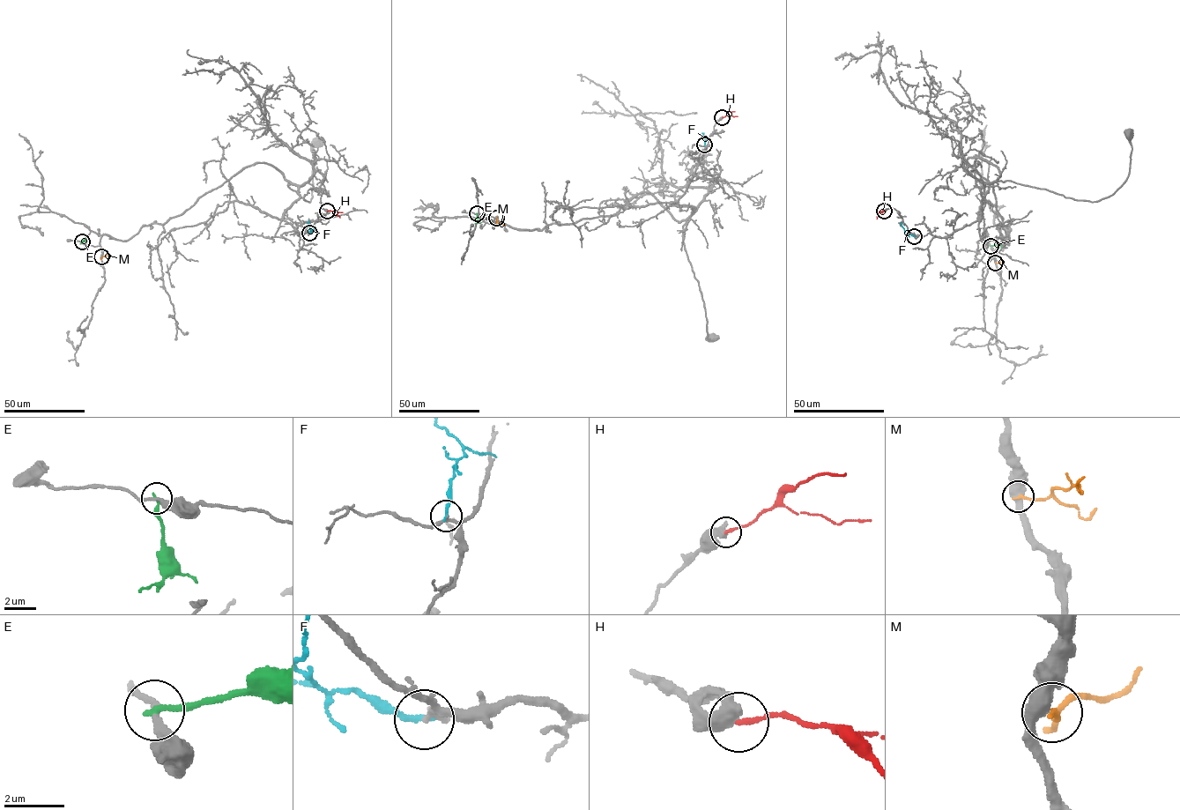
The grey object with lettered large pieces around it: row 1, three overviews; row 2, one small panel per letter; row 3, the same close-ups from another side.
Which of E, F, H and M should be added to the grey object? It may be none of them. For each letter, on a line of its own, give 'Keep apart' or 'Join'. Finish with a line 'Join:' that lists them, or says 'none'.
E: Keep apart
F: Keep apart
H: Keep apart
M: Keep apart
Join: none

